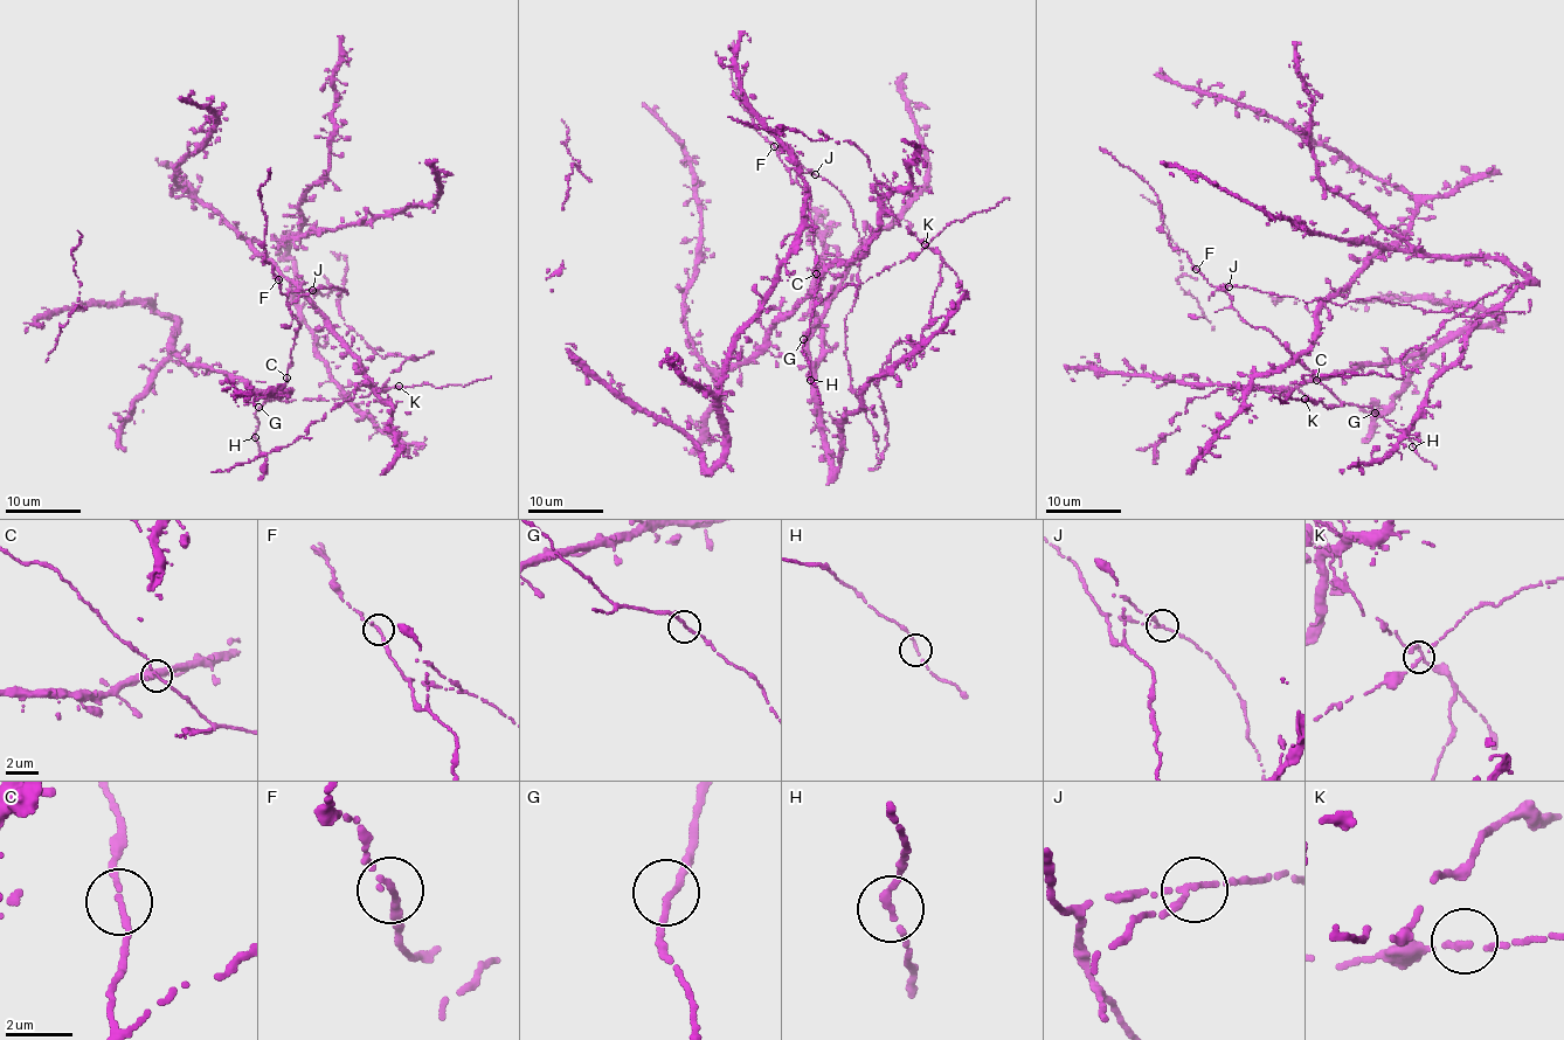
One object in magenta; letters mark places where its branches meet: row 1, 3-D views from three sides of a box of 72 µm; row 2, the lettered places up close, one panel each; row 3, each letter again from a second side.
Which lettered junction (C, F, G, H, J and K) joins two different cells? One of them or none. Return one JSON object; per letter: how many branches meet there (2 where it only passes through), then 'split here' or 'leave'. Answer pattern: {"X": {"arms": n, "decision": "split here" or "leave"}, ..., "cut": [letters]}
{"C": {"arms": 2, "decision": "leave"}, "F": {"arms": 2, "decision": "leave"}, "G": {"arms": 2, "decision": "leave"}, "H": {"arms": 2, "decision": "leave"}, "J": {"arms": 2, "decision": "leave"}, "K": {"arms": 2, "decision": "leave"}, "cut": []}

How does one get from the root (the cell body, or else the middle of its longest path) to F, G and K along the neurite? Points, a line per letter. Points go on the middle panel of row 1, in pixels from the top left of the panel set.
F: (859, 285), (844, 285), (818, 303), (814, 298), (818, 288), (809, 195), (793, 181), (774, 146)
G: (859, 285), (844, 285), (822, 299), (815, 309), (810, 333), (803, 339)
K: (859, 285), (894, 263), (917, 257), (925, 244)

